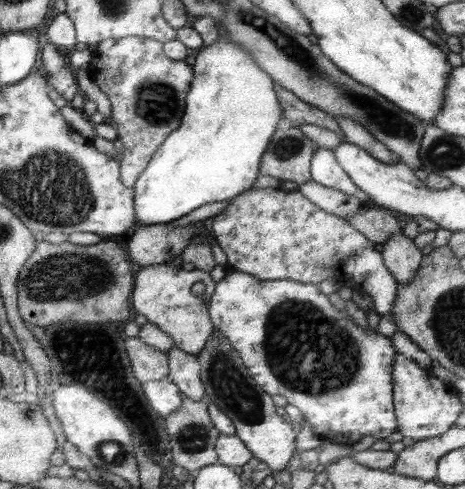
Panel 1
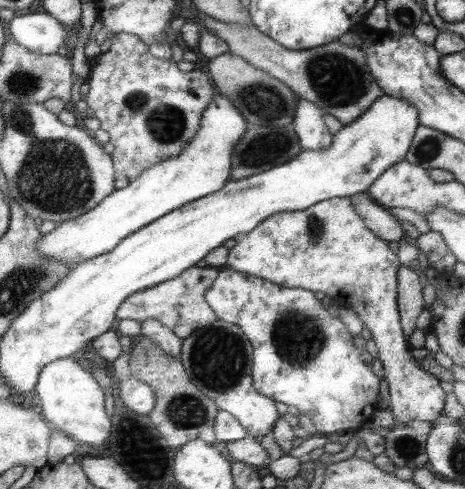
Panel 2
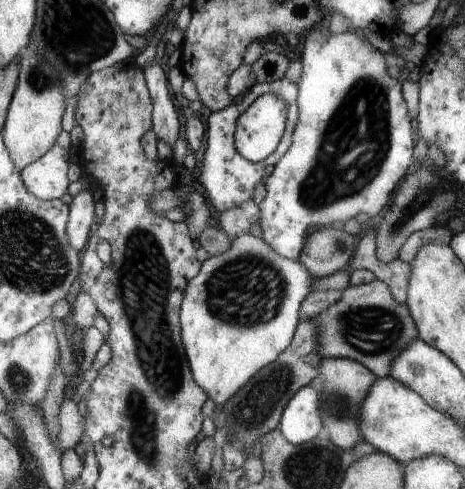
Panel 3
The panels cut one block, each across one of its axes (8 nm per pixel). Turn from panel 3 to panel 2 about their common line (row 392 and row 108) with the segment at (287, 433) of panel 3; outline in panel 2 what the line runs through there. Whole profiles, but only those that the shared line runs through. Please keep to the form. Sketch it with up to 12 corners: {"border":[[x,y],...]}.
{"border":[[297,96],[291,126],[303,150],[333,142],[319,106]]}

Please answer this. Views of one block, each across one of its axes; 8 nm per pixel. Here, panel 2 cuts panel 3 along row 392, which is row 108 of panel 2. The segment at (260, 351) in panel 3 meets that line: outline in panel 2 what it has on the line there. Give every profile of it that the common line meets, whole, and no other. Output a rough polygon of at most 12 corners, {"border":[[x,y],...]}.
{"border":[[215,94],[177,158],[39,242],[83,264],[231,180],[247,132]]}

